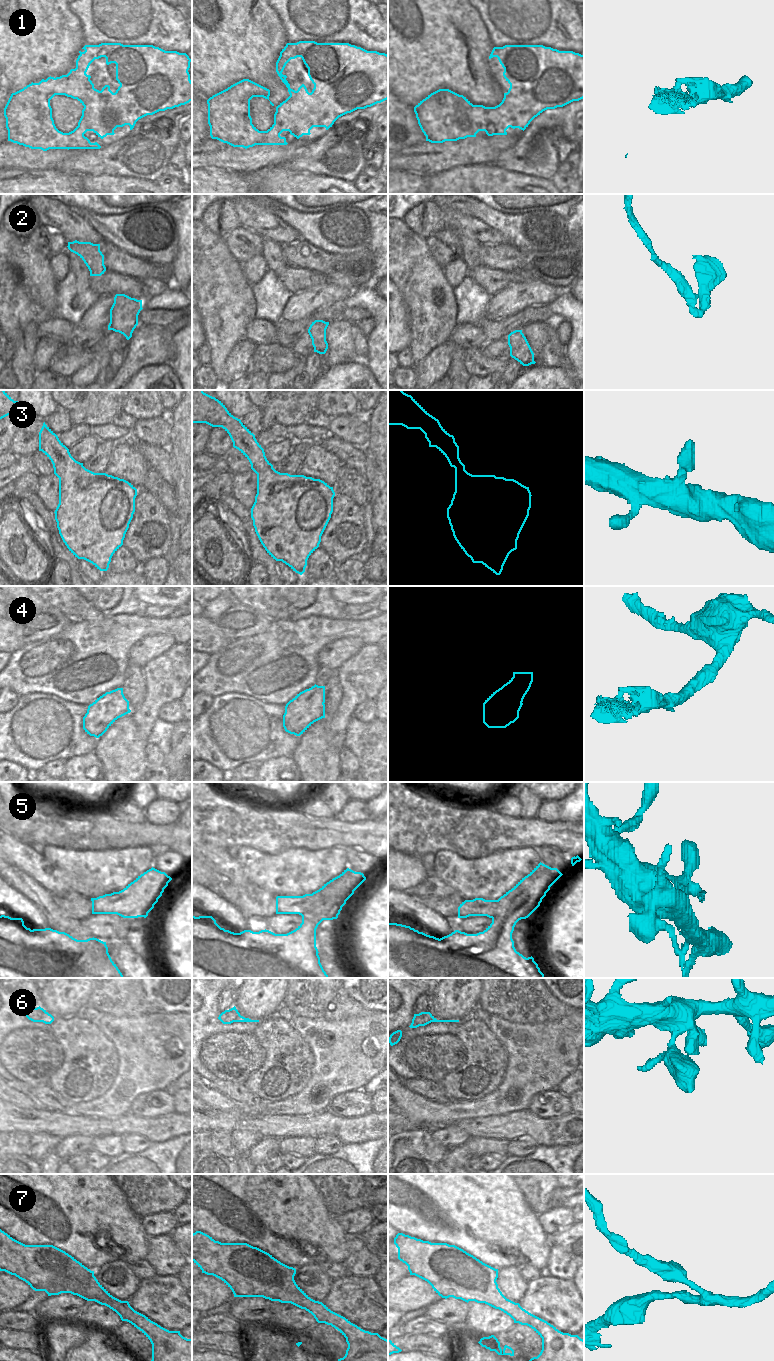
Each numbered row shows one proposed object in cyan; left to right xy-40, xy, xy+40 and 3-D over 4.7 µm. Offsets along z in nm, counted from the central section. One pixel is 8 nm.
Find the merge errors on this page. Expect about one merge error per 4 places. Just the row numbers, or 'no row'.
5

